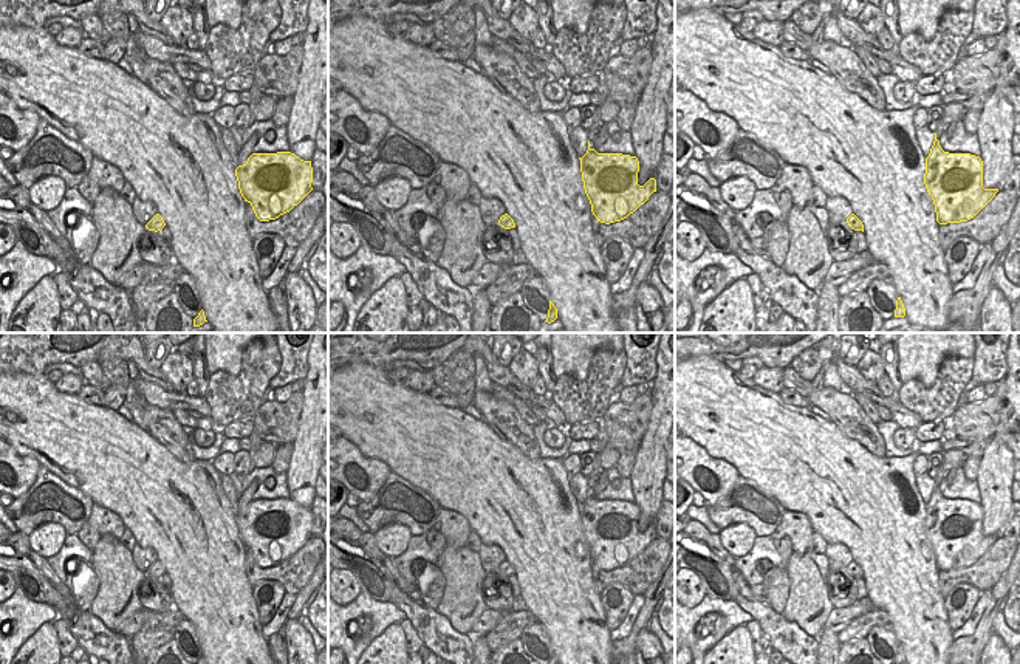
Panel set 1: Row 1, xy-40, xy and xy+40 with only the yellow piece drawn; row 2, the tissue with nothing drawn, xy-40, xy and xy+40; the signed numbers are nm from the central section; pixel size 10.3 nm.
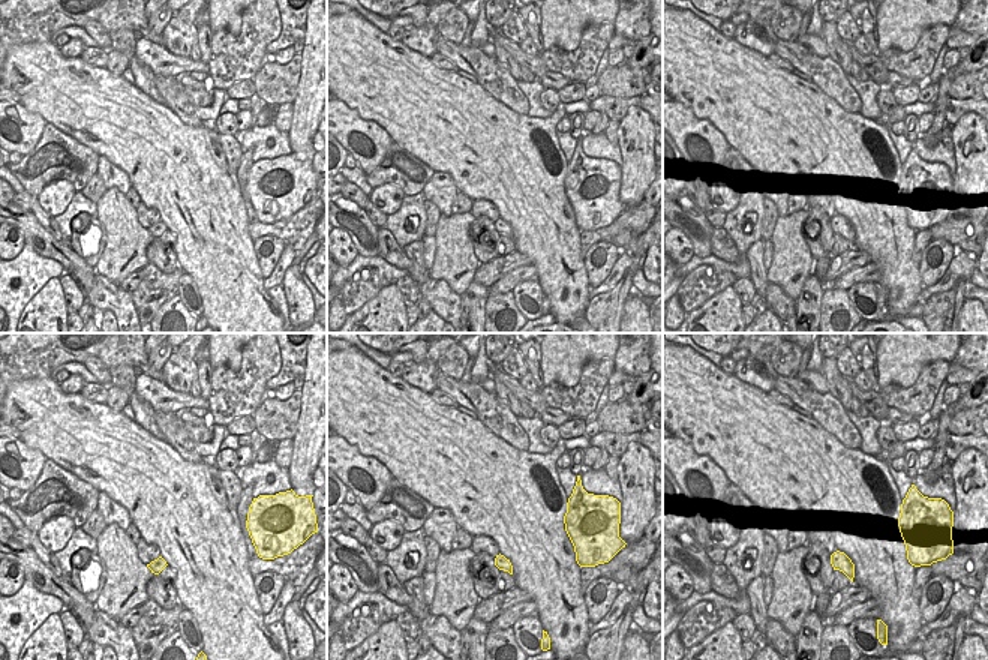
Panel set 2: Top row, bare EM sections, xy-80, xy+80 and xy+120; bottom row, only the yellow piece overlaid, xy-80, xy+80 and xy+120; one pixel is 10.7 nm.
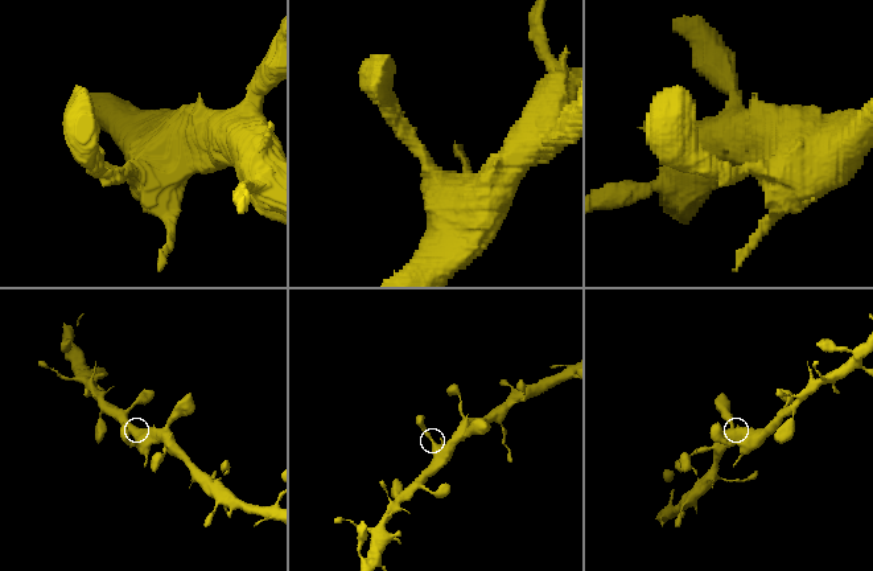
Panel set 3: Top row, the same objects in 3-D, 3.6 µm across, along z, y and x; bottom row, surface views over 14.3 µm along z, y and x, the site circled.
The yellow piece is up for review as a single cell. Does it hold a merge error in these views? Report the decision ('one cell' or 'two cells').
one cell

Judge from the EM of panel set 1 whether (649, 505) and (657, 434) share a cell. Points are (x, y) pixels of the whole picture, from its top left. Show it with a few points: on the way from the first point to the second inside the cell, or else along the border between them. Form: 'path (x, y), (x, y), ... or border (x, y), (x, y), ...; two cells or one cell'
path (652, 488), (652, 451); one cell

